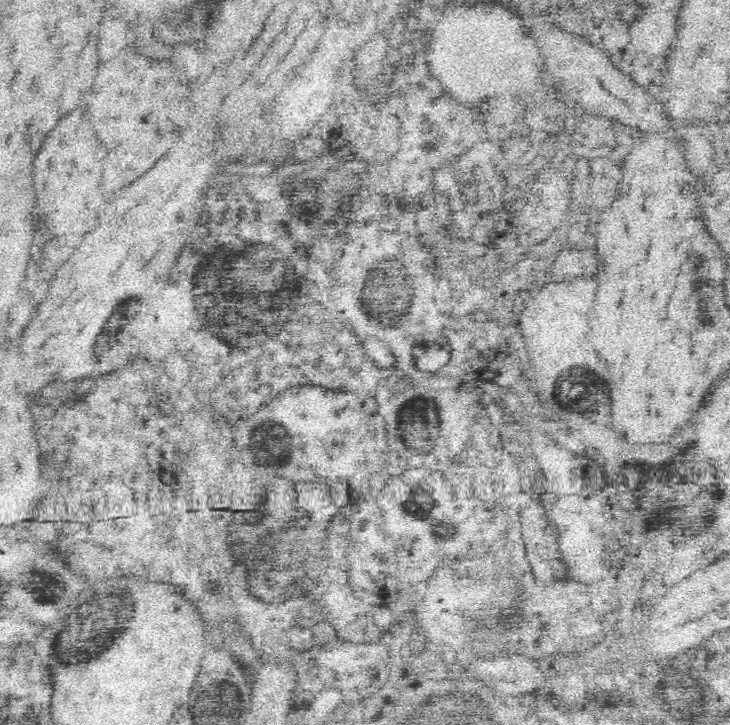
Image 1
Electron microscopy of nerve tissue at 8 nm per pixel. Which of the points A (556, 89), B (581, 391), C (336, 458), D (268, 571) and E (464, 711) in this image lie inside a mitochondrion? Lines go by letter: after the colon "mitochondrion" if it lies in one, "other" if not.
A: other
B: mitochondrion
C: other
D: mitochondrion
E: mitochondrion

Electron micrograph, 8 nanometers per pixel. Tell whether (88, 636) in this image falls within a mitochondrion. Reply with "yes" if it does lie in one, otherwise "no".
yes

